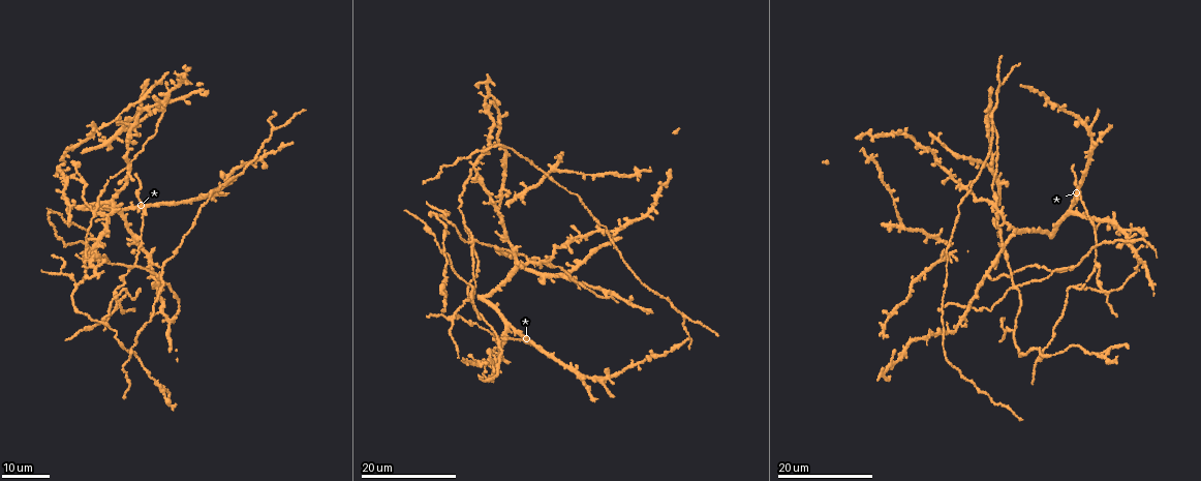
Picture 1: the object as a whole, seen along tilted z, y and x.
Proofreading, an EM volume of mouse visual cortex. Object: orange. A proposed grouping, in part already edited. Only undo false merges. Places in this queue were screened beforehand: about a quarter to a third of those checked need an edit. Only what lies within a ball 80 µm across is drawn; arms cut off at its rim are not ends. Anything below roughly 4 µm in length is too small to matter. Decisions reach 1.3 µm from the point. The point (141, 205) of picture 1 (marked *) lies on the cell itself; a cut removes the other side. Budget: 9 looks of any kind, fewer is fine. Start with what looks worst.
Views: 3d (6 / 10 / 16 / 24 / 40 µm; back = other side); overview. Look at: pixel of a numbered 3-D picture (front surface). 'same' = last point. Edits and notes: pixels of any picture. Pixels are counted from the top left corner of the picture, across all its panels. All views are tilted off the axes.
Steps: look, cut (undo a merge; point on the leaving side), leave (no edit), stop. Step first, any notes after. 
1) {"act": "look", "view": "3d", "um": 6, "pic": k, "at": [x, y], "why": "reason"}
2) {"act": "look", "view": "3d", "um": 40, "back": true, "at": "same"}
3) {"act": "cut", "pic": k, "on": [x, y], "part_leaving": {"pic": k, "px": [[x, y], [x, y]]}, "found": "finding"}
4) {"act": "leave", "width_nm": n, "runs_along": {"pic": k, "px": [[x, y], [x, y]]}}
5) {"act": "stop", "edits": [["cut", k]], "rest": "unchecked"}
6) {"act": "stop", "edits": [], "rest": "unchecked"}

{"act": "look", "view": "3d", "um": 16, "pic": 1, "at": [1015, 285], "why": "looks like a crossing"}

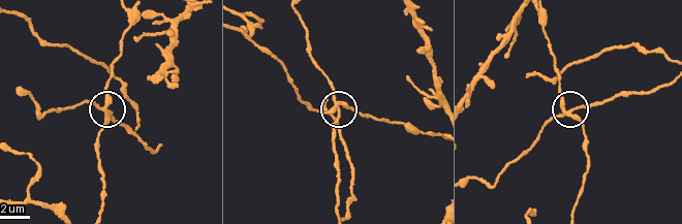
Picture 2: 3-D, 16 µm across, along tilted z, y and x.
{"act": "look", "view": "3d", "um": 6, "pic": 2, "at": [336, 111]}

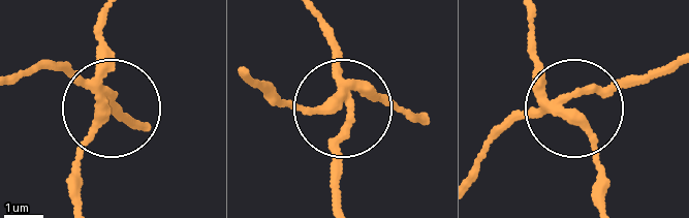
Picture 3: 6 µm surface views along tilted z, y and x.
{"act": "cut", "pic": 3, "on": [335, 149], "part_leaving": {"pic": 3, "px": [[345, 86], [343, 59], [316, 10]]}, "found": "two cells meet here"}

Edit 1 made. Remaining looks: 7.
{"act": "look", "view": "overview"}

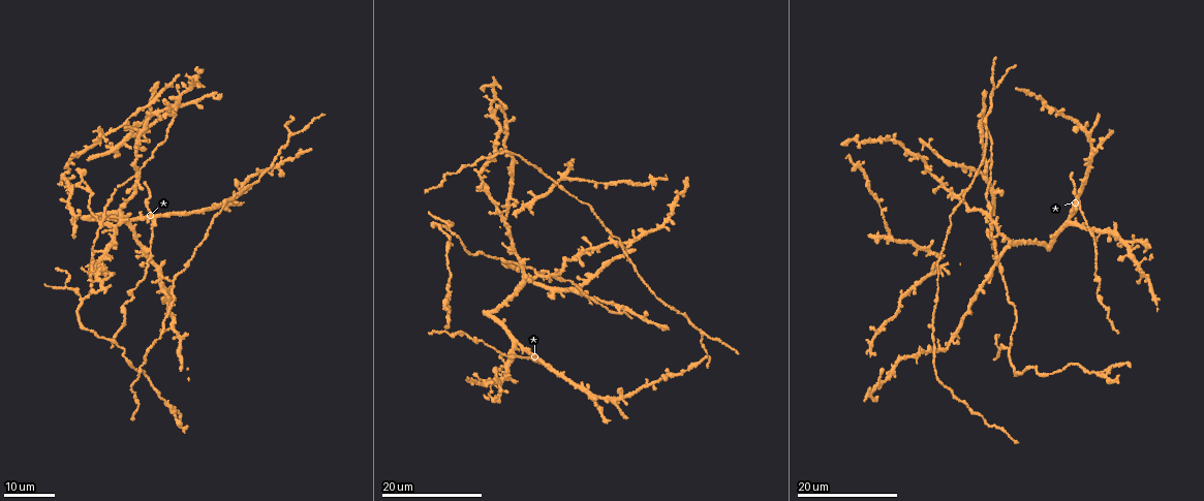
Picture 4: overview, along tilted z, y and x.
{"act": "look", "view": "3d", "um": 24, "pic": 4, "at": [80, 299], "why": "arms part here"}

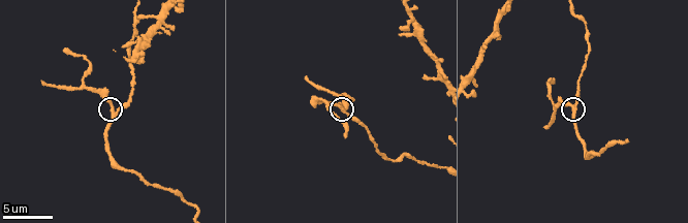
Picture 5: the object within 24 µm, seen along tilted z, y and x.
{"act": "look", "view": "3d", "um": 10, "pic": 5, "at": [112, 104]}

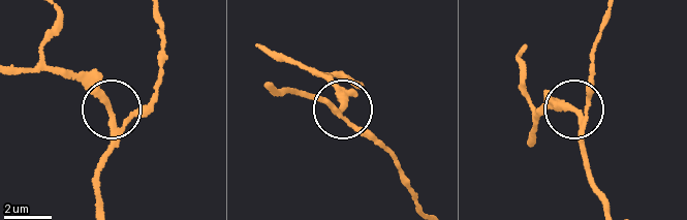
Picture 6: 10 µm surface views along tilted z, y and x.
{"act": "cut", "pic": 6, "on": [103, 166], "part_leaving": {"pic": 6, "px": [[114, 139], [98, 183], [102, 208]]}, "found": "two cells meet here"}

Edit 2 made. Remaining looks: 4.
{"act": "look", "view": "3d", "um": 24, "pic": 4, "at": [220, 207], "why": "four-way junction"}

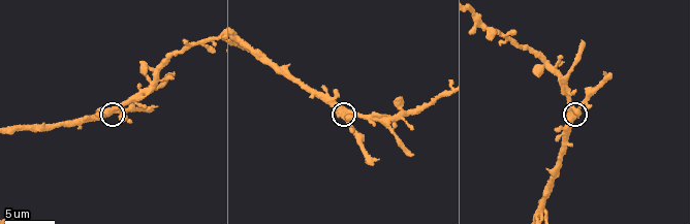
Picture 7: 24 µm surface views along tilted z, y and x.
{"act": "look", "view": "3d", "um": 6, "pic": 7, "at": [114, 112]}

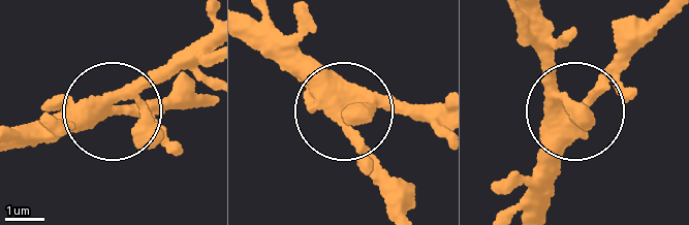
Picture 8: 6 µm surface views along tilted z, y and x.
{"act": "leave", "width_nm": 340, "runs_along": {"pic": 8, "px": [[547, 202], [625, 28]]}, "found": "continuous, no second cell"}

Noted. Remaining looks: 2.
{"act": "look", "view": "3d", "um": 16, "pic": 4, "at": [503, 261], "why": "branch point"}

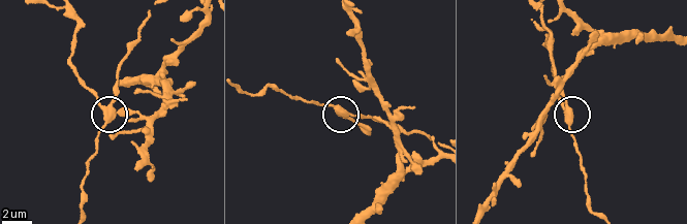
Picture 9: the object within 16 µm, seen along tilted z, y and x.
{"act": "look", "view": "3d", "um": 10, "pic": 9, "at": [106, 110]}

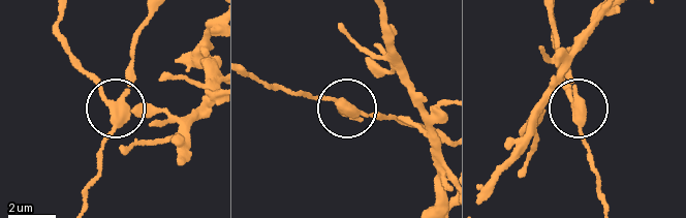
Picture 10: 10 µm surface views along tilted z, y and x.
{"act": "cut", "pic": 10, "on": [90, 79], "arms": 3, "found": "two cells meet here"}

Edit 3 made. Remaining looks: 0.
{"act": "stop", "edits": [["cut", 3], ["cut", 6], ["cut", 10]], "rest": "unchecked"}

